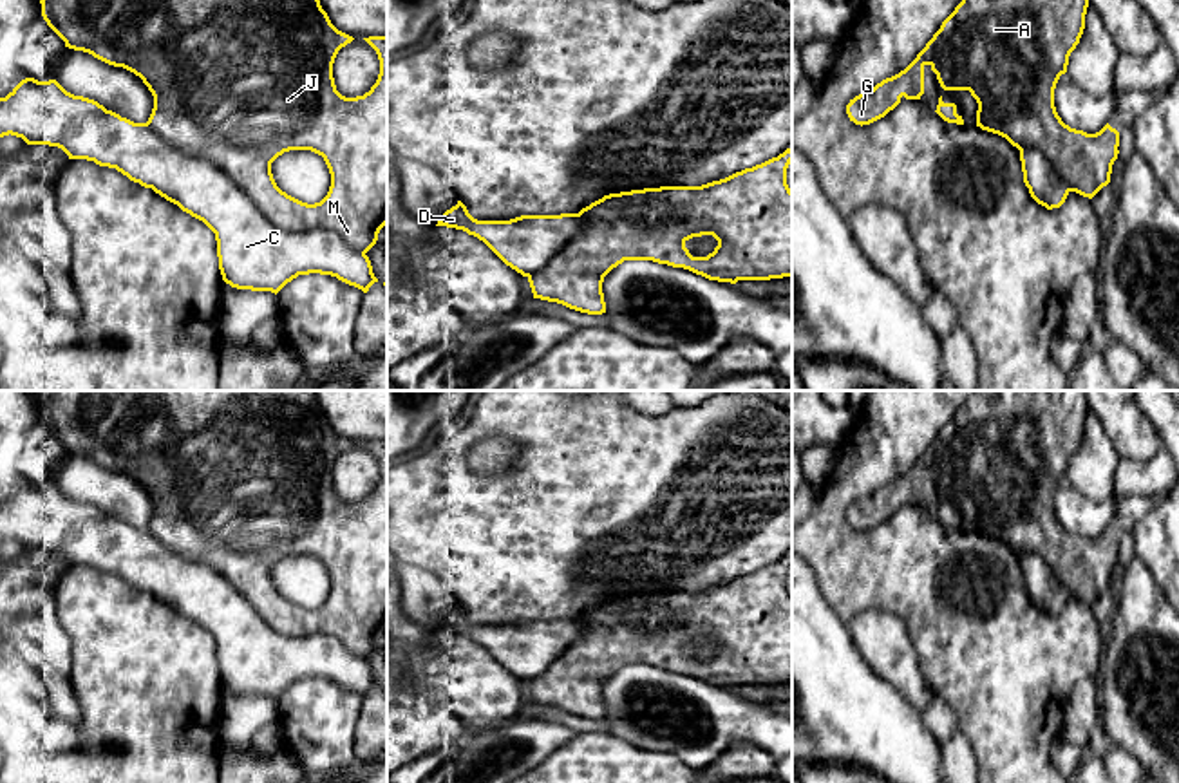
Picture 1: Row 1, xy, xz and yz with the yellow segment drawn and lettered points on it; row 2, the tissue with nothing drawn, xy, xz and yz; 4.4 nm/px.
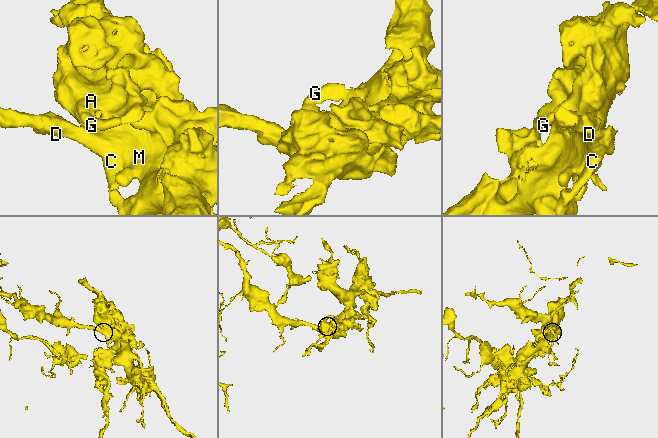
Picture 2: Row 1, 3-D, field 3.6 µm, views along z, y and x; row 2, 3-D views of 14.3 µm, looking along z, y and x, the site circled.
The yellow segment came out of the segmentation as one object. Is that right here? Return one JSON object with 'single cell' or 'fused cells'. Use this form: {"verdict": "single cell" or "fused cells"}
{"verdict": "fused cells"}

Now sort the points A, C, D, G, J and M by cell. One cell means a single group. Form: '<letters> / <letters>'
A G J M / C D

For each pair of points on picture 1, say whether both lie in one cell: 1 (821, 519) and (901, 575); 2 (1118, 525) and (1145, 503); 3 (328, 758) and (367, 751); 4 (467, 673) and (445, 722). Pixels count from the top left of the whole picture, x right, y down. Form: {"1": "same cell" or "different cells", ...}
{"1": "same cell", "2": "same cell", "3": "different cells", "4": "different cells"}

